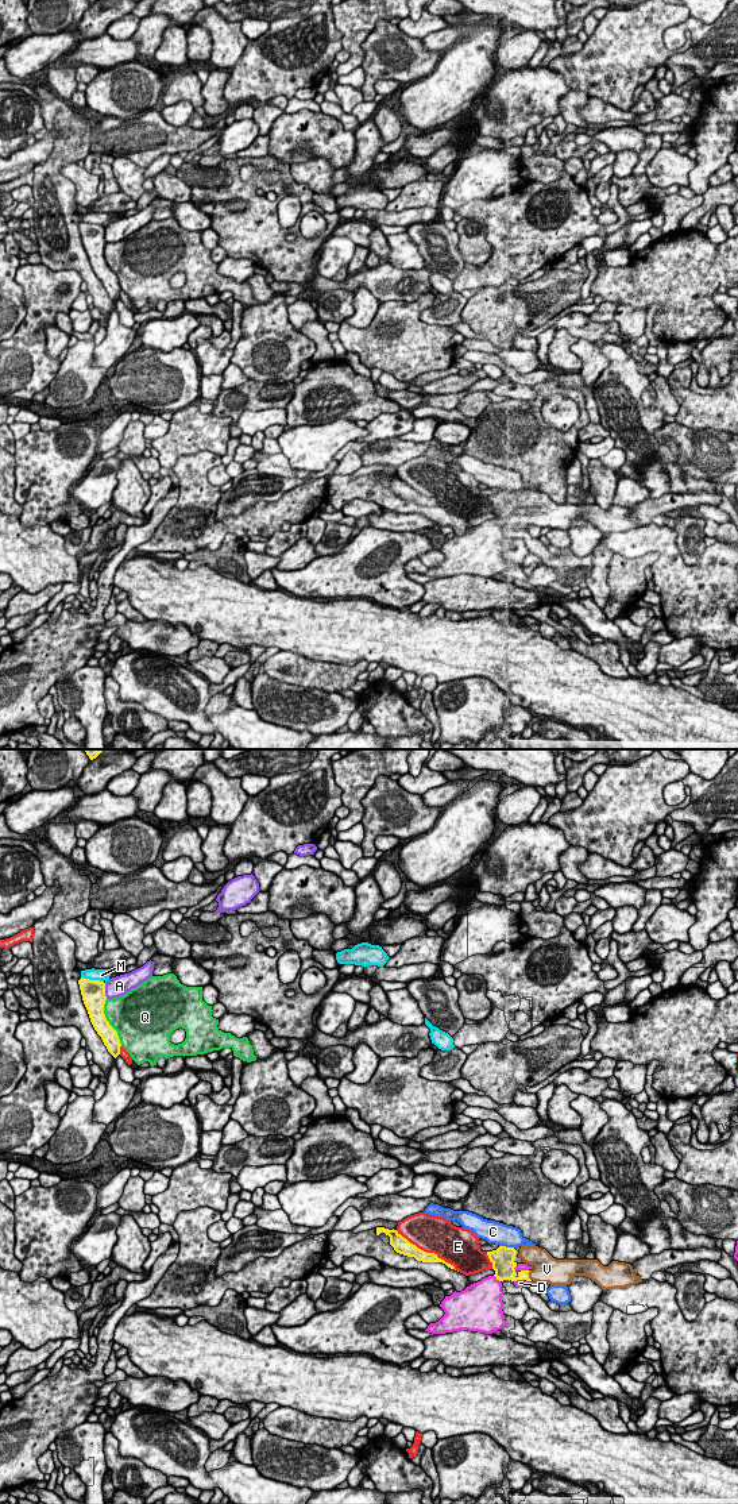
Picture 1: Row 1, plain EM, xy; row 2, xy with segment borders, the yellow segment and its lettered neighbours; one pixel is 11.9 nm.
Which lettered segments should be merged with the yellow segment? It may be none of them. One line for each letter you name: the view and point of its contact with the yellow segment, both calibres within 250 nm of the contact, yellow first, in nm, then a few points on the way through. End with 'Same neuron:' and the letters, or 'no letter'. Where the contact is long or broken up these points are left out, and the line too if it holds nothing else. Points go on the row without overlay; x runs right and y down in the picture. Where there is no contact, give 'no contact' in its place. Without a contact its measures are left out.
V: xy (528, 520) | 190/320 nm | across xy (507, 516), (513, 521), (528, 520), (547, 513)
Same neuron: V

